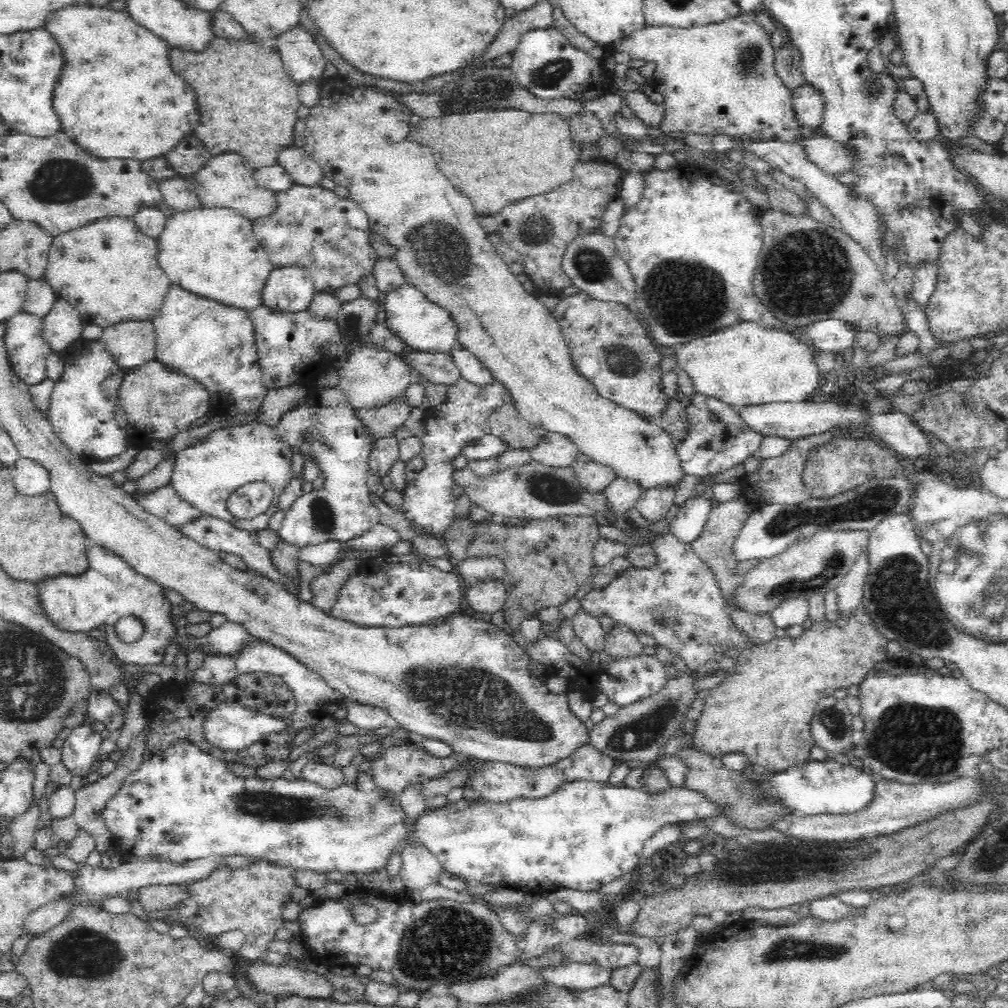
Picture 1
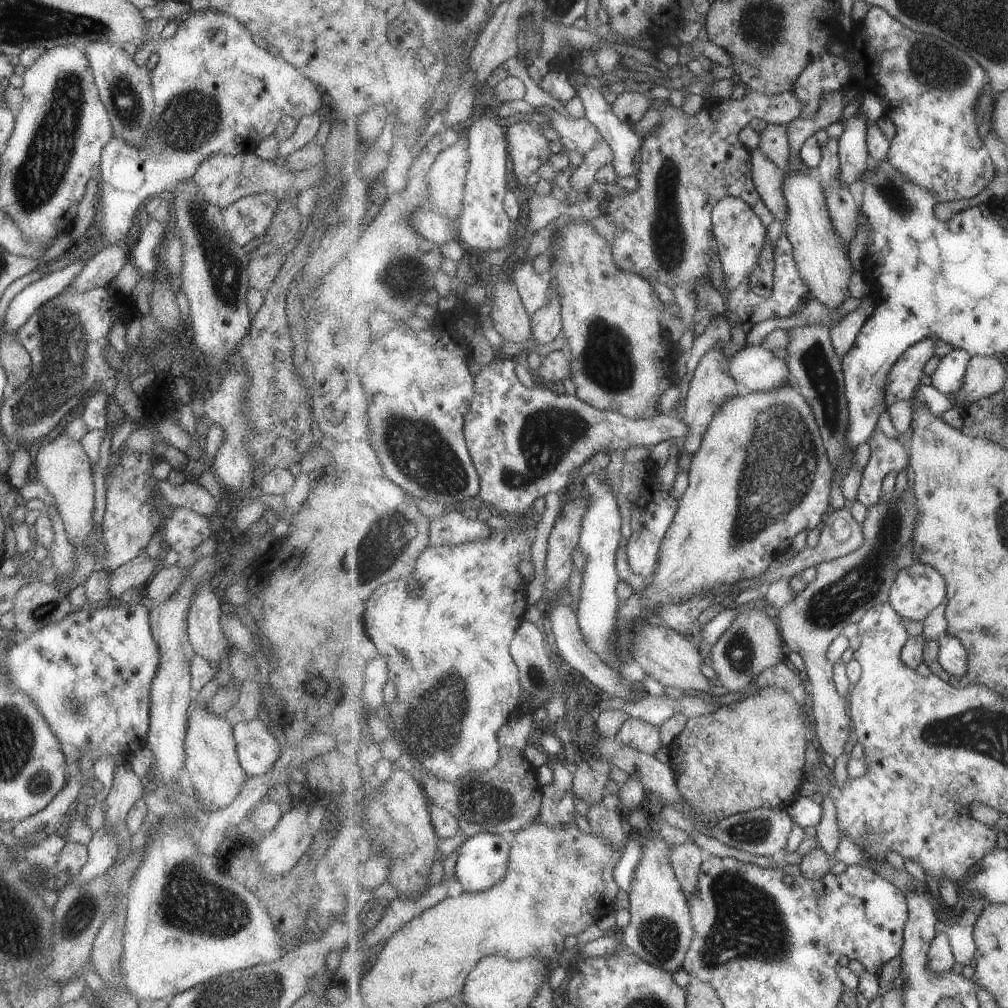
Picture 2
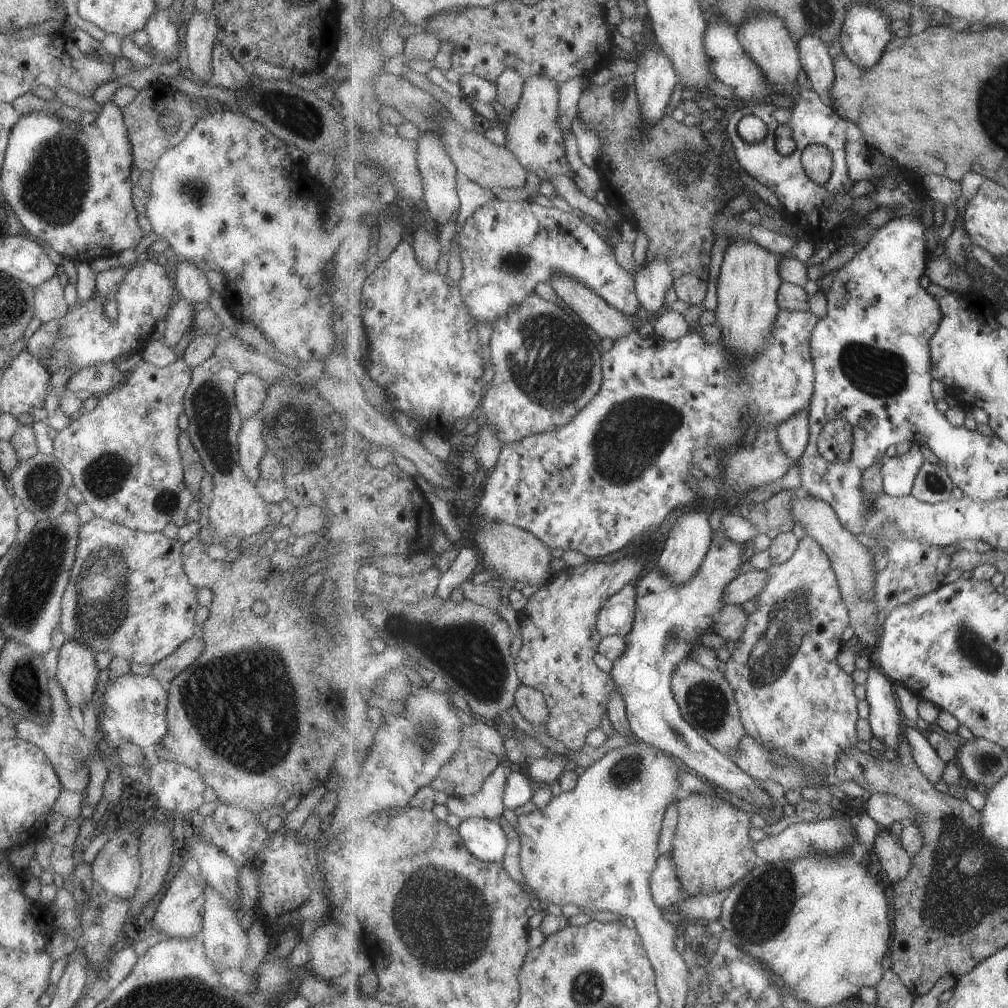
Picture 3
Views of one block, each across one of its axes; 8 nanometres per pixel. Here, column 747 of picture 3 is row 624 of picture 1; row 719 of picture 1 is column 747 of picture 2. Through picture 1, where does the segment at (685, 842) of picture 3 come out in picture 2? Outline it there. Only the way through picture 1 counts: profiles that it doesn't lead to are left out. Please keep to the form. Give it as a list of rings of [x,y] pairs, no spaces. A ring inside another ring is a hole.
[[[764,687],[757,695],[743,701],[733,702],[730,705],[721,706],[714,714],[701,717],[692,717],[688,720],[686,730],[669,746],[671,767],[676,772],[676,780],[681,793],[689,800],[689,803],[711,822],[715,817],[731,817],[740,813],[747,813],[754,809],[785,809],[787,810],[800,798],[800,789],[805,782],[805,752],[807,752],[807,738],[810,734],[807,730],[809,718],[802,712],[802,705],[795,702],[785,690]]]

